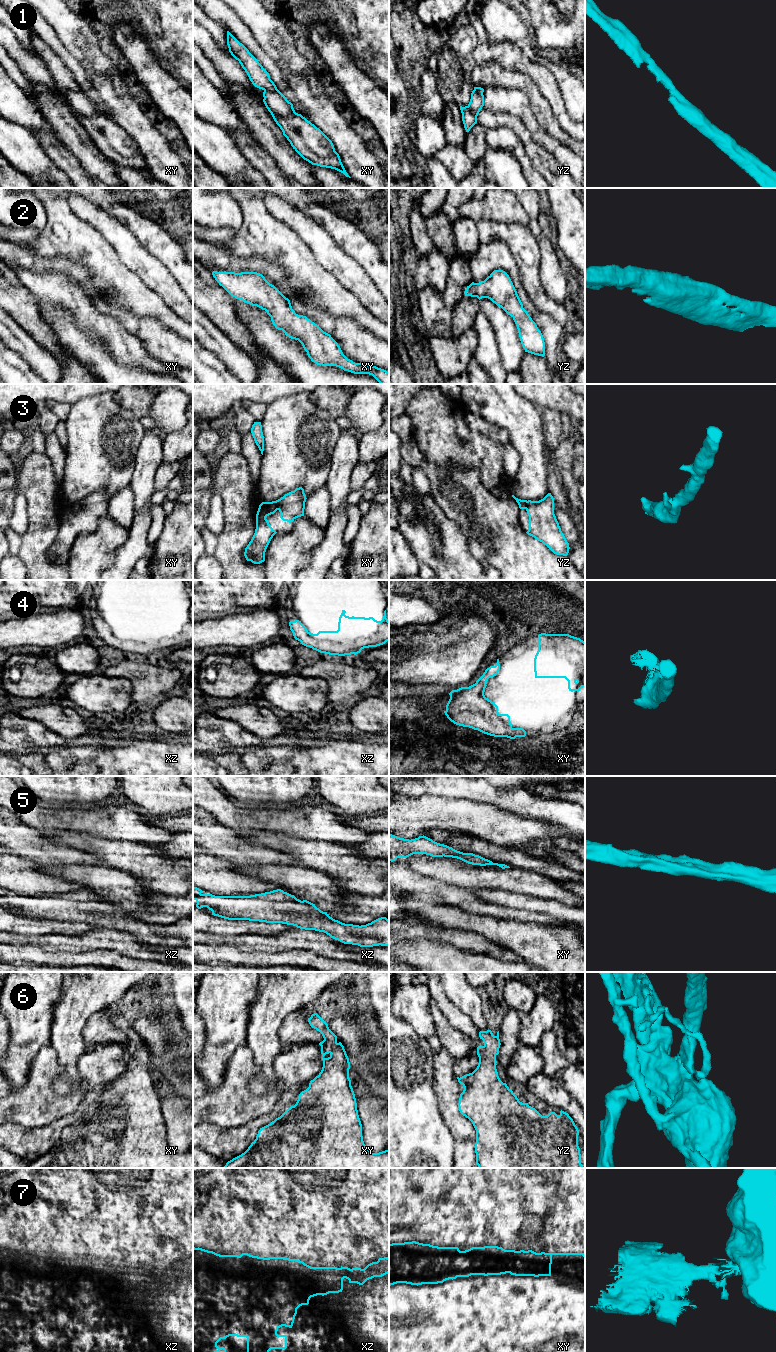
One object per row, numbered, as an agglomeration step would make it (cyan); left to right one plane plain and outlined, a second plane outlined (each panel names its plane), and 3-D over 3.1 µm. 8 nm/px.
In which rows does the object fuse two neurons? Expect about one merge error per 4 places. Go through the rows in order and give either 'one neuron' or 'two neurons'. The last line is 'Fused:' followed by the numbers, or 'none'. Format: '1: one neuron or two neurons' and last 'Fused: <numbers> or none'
1: one neuron
2: one neuron
3: one neuron
4: one neuron
5: one neuron
6: one neuron
7: two neurons
Fused: 7

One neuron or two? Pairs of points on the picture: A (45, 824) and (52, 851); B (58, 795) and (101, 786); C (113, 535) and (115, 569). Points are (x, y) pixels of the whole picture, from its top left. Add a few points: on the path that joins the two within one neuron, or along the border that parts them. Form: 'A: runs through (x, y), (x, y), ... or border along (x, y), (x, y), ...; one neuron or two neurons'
A: border along (22, 822), (43, 832); two neurons
B: runs through (69, 786), (90, 786); one neuron
C: border along (128, 534), (111, 563), (103, 569); two neurons

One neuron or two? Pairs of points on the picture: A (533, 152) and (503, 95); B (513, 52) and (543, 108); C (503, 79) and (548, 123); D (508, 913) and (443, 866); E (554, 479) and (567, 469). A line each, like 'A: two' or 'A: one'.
A: two
B: two
C: one
D: two
E: two

